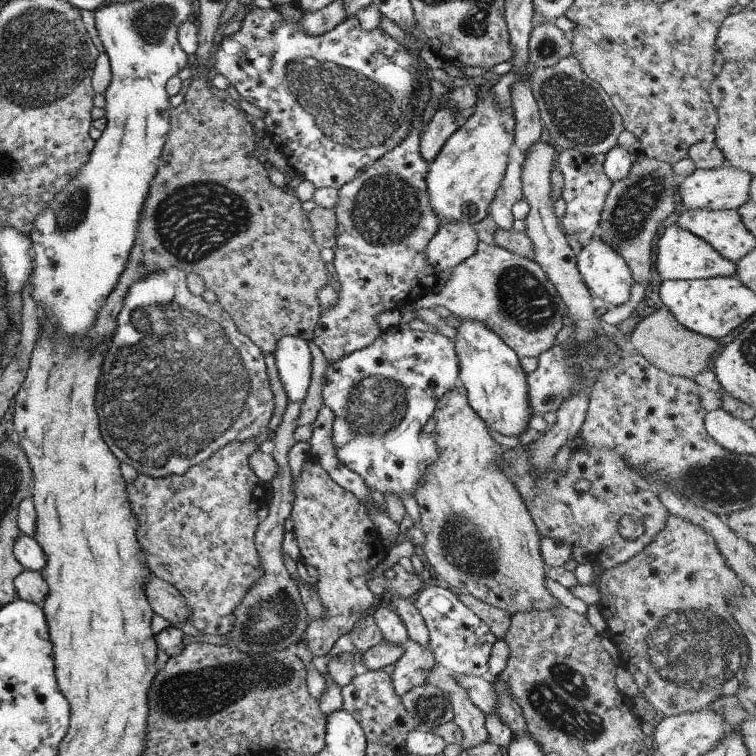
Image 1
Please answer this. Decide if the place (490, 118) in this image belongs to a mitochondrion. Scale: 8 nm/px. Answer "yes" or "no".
no

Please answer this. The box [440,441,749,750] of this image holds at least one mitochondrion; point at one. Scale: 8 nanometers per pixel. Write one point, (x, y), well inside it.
(667, 648)

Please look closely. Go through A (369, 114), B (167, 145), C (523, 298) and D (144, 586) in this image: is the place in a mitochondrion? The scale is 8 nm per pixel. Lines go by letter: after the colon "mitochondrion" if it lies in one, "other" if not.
A: mitochondrion
B: other
C: mitochondrion
D: other

